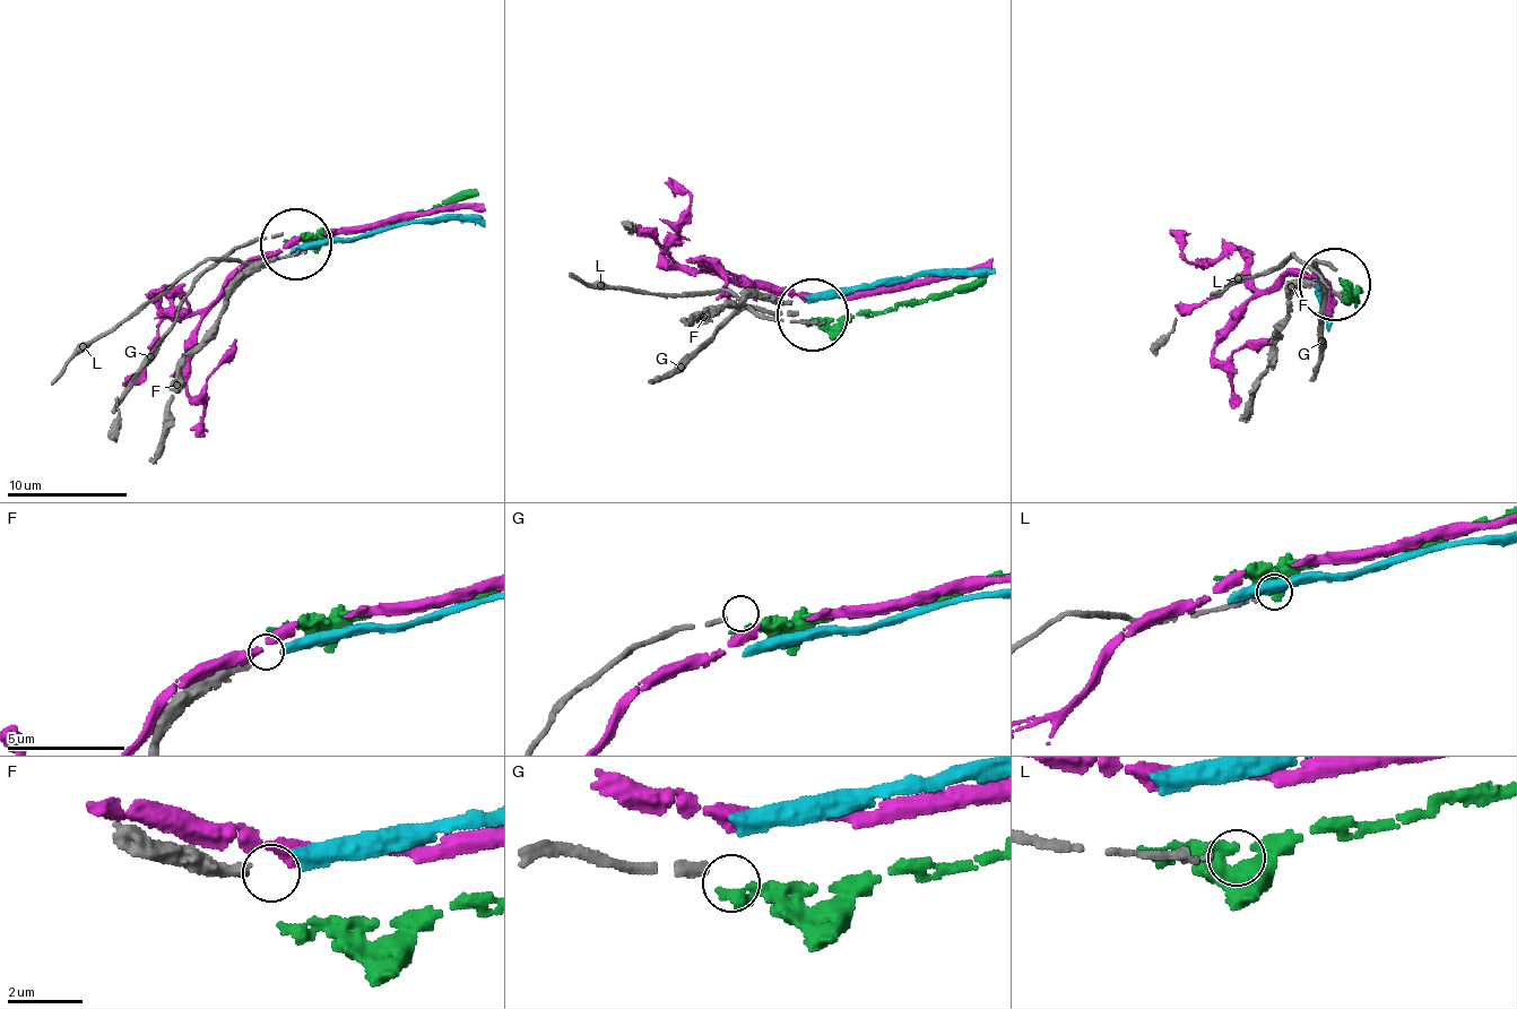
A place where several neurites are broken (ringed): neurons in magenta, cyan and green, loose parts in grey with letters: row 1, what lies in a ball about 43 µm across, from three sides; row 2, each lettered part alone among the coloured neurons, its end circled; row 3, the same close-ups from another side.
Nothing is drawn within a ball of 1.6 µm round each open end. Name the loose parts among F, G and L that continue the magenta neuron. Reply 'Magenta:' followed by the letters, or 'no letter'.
Magenta: no letter

